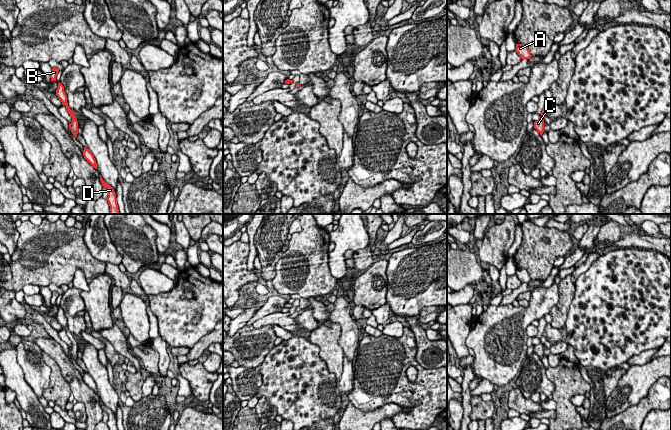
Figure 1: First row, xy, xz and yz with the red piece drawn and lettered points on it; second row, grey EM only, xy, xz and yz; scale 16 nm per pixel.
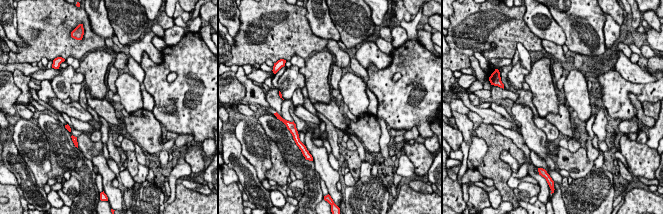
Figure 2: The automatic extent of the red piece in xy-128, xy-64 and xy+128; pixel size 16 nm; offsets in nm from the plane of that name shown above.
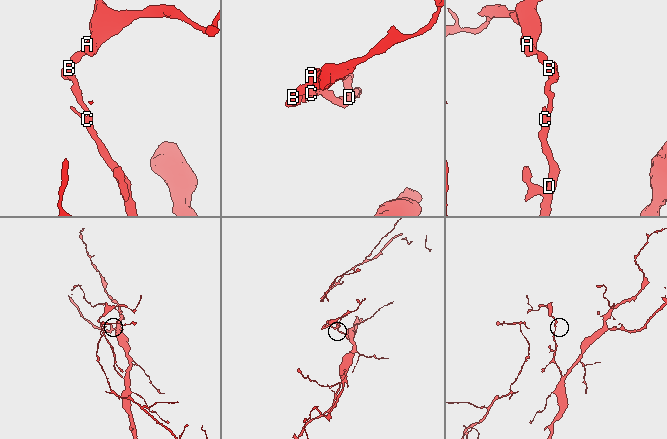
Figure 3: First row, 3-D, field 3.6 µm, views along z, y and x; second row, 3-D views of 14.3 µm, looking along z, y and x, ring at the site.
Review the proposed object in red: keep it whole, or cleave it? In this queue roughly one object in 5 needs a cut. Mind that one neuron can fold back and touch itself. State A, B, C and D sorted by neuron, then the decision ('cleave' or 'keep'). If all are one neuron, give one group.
A B C D | keep

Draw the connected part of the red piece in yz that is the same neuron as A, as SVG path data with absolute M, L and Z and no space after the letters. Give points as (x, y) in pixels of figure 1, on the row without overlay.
M516 268L515 274L521 283L530 283L532 280L528 271L523 268Z

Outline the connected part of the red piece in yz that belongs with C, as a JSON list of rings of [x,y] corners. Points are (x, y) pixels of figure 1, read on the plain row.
[[[544,335],[541,336],[541,343],[534,346],[534,352],[540,357],[542,360],[544,356],[544,342],[546,341],[546,337]]]

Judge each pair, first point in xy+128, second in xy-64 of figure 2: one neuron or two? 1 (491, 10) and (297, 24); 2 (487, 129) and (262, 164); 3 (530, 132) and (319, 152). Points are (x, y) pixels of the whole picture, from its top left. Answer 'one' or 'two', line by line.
1: one
2: two
3: one

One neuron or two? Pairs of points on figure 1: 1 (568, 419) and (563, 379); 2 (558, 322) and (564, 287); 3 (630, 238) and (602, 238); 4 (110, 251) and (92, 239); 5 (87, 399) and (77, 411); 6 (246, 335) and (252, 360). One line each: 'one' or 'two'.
1: one
2: one
3: two
4: one
5: two
6: one

